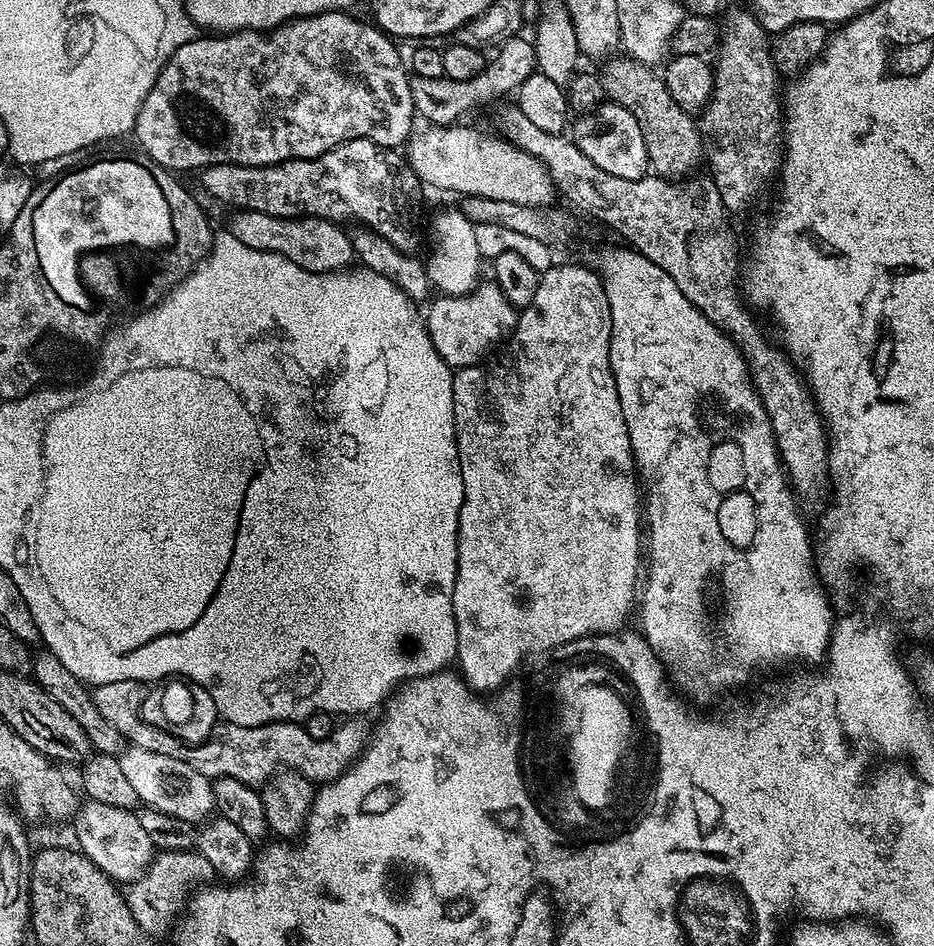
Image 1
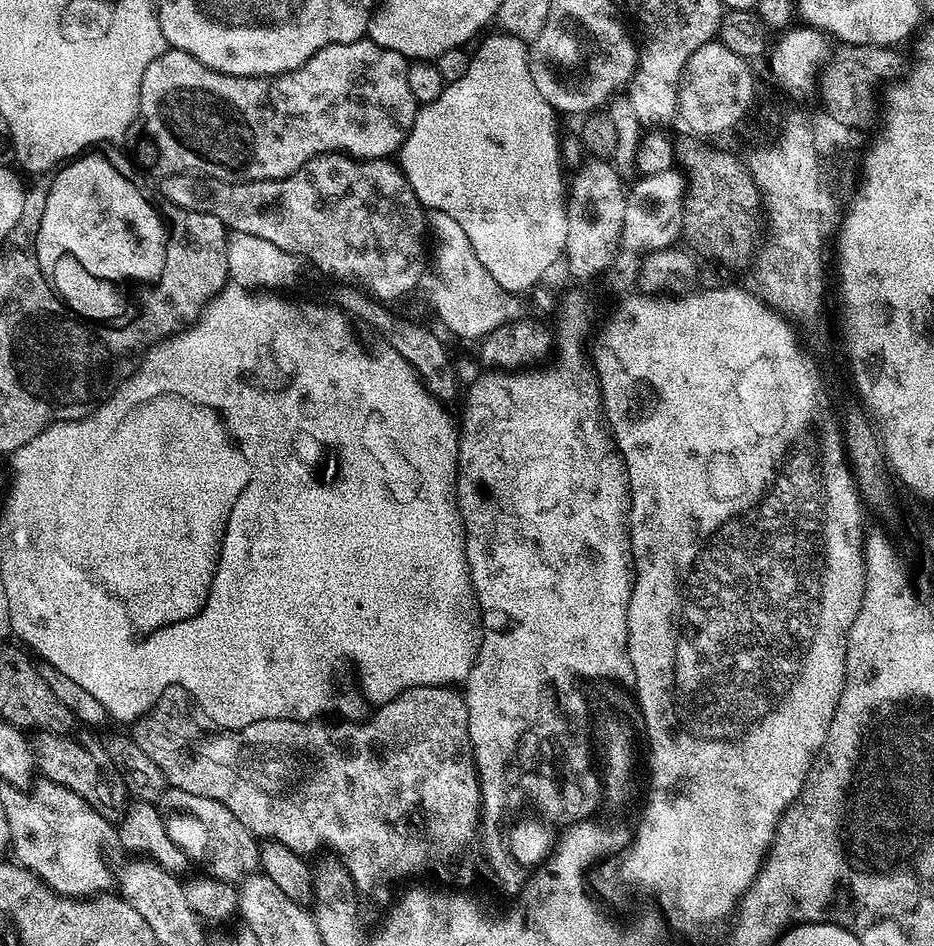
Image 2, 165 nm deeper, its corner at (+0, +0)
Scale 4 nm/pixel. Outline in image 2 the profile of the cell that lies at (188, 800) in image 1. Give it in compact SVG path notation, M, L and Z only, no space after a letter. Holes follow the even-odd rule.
M174 787L167 789L163 800L162 815L170 838L185 857L189 856L190 859L205 864L208 867L207 875L211 879L234 882L259 865L257 841L249 829L244 828L242 822L238 822L238 818L226 810L226 806L222 806L222 802L214 798L202 798L198 794L188 794L186 790Z

